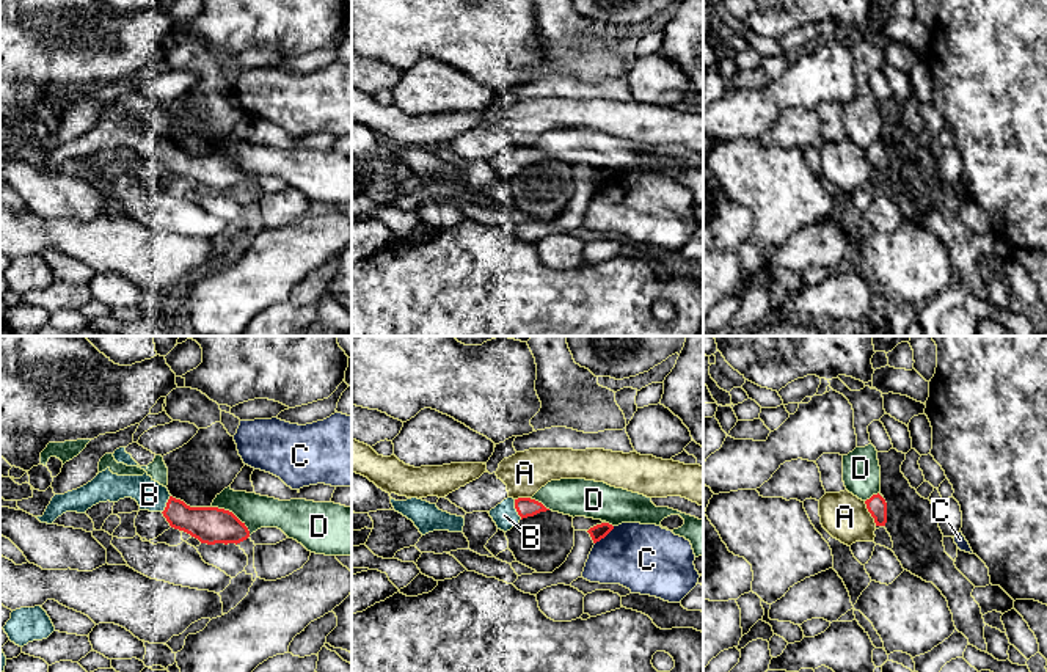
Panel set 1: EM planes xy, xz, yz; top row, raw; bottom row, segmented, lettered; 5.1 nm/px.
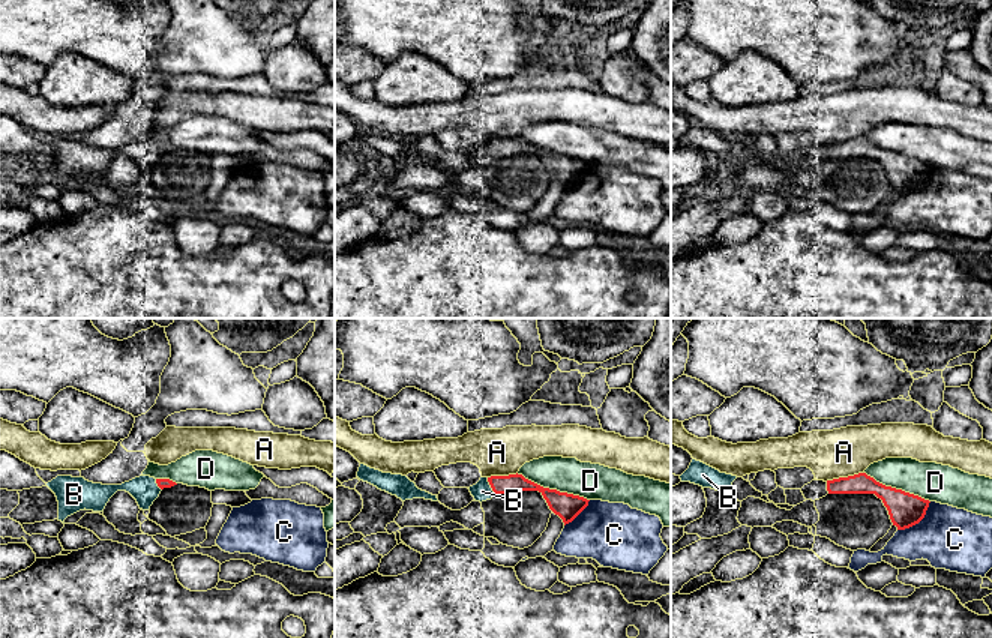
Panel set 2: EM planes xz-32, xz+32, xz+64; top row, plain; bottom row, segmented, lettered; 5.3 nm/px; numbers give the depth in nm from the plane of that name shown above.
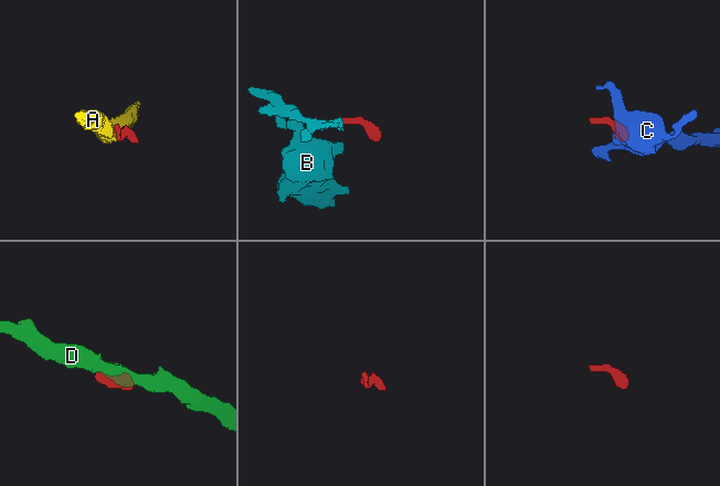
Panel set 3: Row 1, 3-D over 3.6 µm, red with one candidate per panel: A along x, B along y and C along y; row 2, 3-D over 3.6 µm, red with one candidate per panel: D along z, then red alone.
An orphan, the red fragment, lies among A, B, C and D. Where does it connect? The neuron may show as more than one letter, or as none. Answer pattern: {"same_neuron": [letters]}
{"same_neuron": ["B"]}

